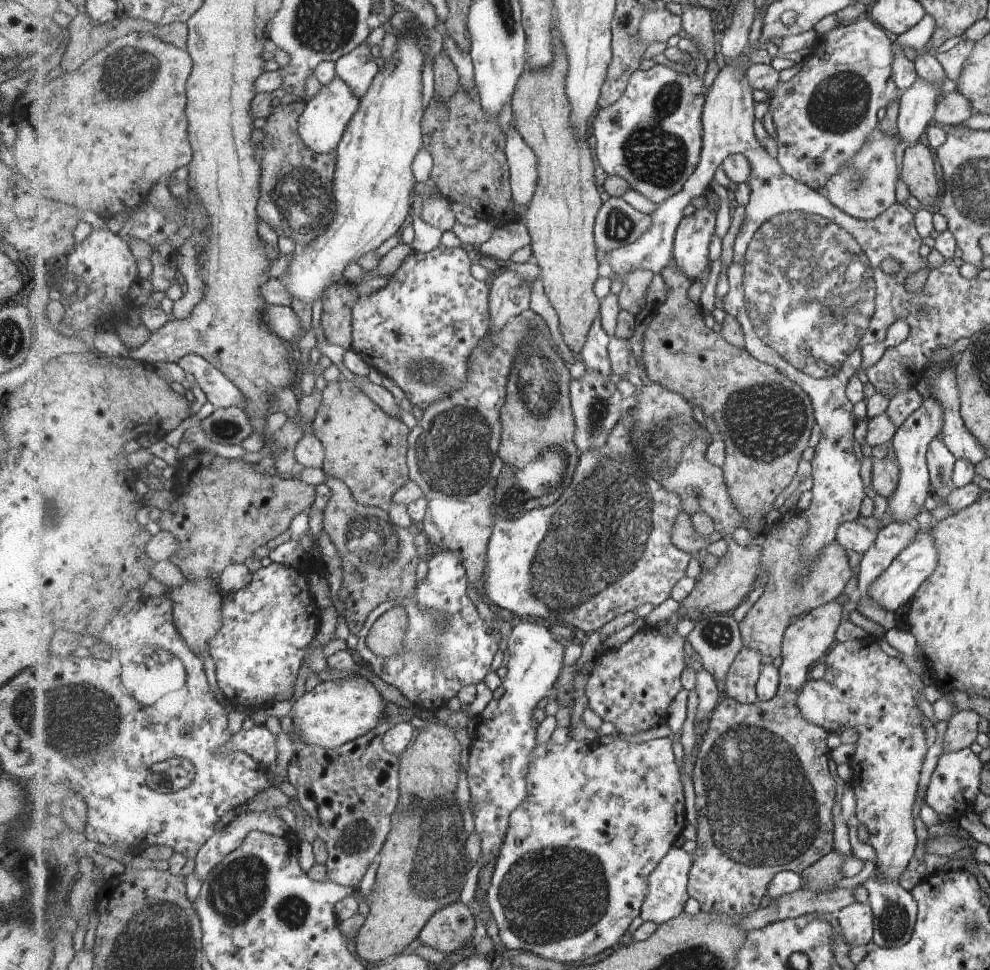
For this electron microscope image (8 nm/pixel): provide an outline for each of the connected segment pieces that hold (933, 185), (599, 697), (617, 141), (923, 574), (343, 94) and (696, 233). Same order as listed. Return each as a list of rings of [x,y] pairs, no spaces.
[[[920,143],[909,145],[903,151],[903,166],[899,178],[907,186],[909,194],[922,206],[927,206],[937,198],[937,180],[931,152]]]
[[[645,626],[639,630],[629,641],[622,644],[618,649],[605,652],[597,665],[590,673],[590,678],[585,683],[588,706],[597,714],[603,722],[611,722],[618,736],[637,734],[637,732],[647,732],[653,726],[665,723],[667,718],[667,708],[675,700],[675,696],[683,690],[681,675],[687,666],[685,664],[685,644],[688,640],[681,634],[673,633],[667,636],[659,632],[657,627]]]
[[[655,64],[648,70],[637,69],[630,78],[625,94],[615,104],[599,108],[592,122],[600,166],[609,176],[618,174],[625,178],[633,190],[658,205],[679,194],[685,182],[693,176],[703,150],[705,92],[705,80],[691,78],[682,67],[678,72],[665,64]]]
[[[917,527],[914,540],[901,549],[891,564],[879,575],[879,578],[873,581],[869,587],[868,595],[881,610],[896,611],[901,605],[907,604],[918,590],[919,584],[934,571],[937,564],[938,554],[934,539],[930,535],[930,528],[924,533]]]
[[[337,75],[328,85],[322,86],[319,92],[308,100],[306,111],[300,118],[299,132],[306,145],[319,154],[330,154],[337,150],[347,127],[354,119],[360,107],[361,99],[347,84],[343,77]]]
[[[708,203],[701,209],[695,210],[691,216],[683,217],[673,240],[673,260],[676,260],[680,271],[686,274],[693,282],[704,281],[707,270],[711,265],[710,246],[715,238],[715,220],[718,205]]]

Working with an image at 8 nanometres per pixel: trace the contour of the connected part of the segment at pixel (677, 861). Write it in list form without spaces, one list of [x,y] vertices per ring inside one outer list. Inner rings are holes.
[[[671,847],[666,858],[663,859],[662,862],[659,863],[659,866],[650,874],[648,892],[642,904],[642,911],[640,912],[640,917],[643,921],[653,921],[661,926],[684,913],[683,908],[685,908],[685,904],[689,902],[689,898],[691,898],[688,887],[693,862],[693,853],[683,850],[681,847]]]

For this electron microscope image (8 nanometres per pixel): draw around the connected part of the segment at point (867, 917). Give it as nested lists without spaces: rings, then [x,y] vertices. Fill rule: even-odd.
[[[854,902],[837,913],[843,936],[850,947],[874,940],[874,910],[871,903]]]

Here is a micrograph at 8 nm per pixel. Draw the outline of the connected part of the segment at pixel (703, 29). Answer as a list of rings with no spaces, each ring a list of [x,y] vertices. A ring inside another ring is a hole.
[[[683,4],[682,8],[683,35],[696,39],[706,59],[713,58],[714,60],[715,30],[713,27],[718,21],[718,14],[701,5]]]

